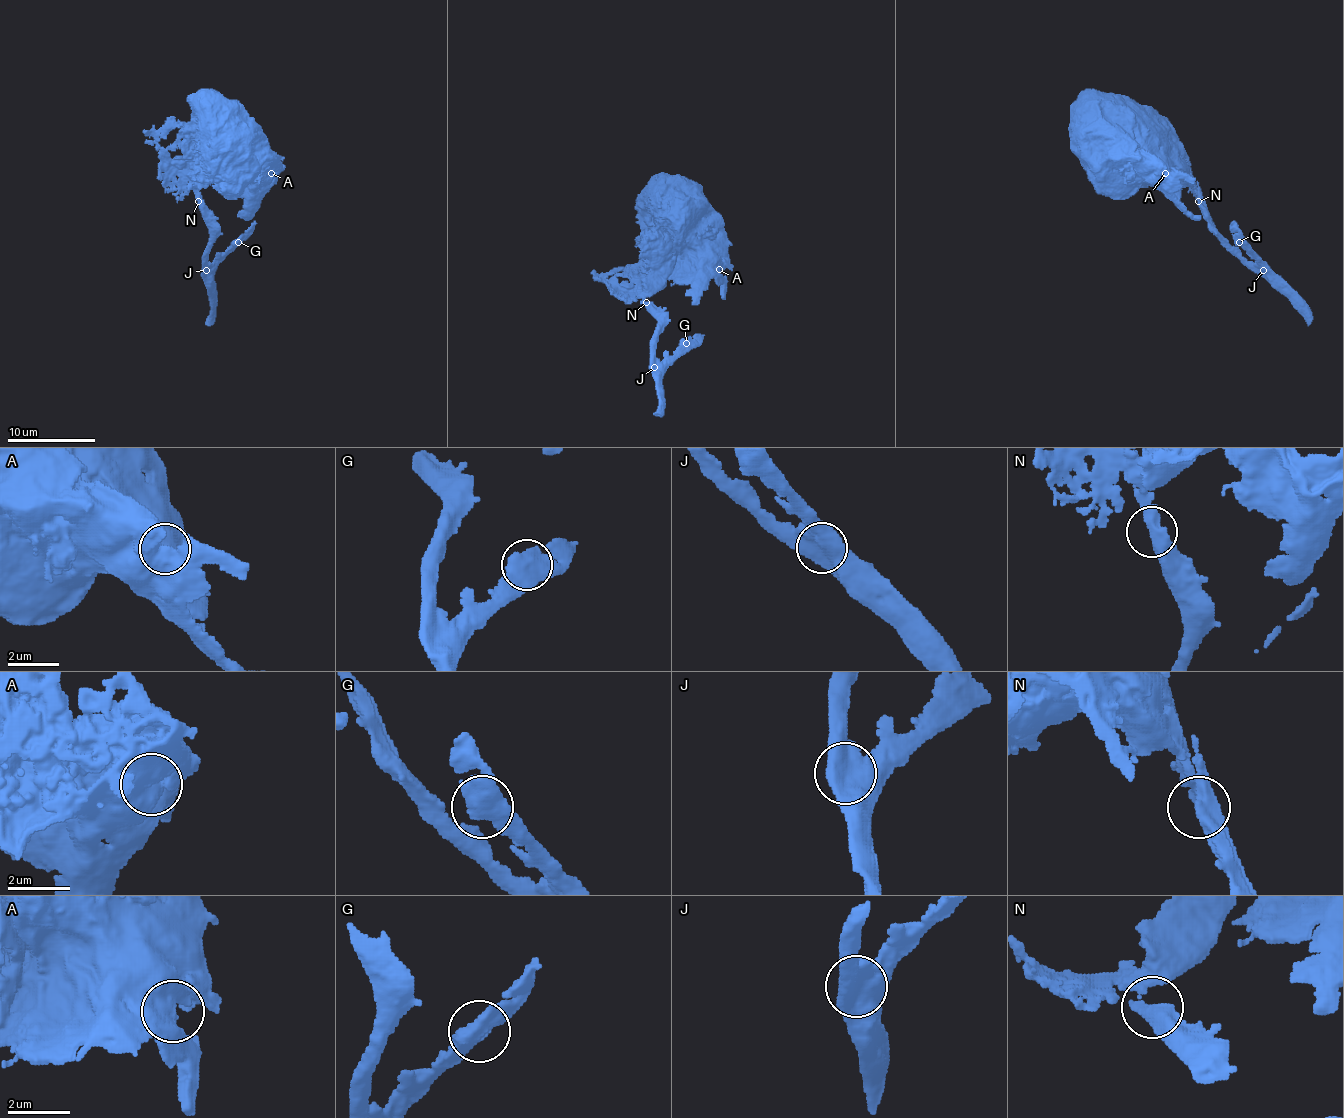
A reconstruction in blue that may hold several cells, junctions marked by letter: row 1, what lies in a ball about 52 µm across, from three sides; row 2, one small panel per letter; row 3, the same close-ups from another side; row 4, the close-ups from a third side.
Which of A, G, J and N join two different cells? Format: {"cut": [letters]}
{"cut": []}

